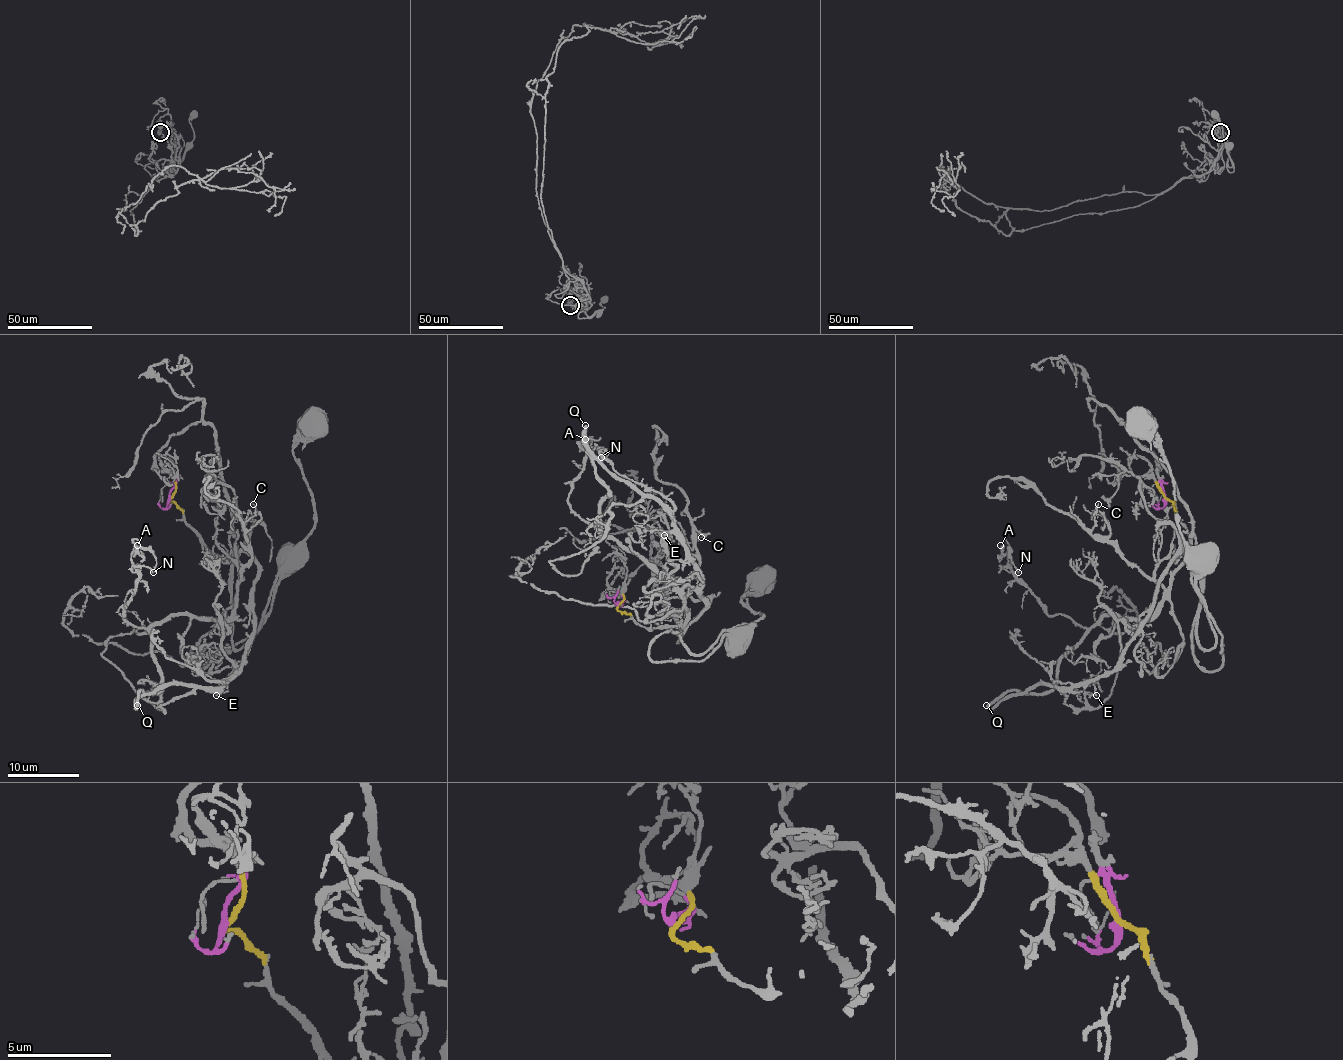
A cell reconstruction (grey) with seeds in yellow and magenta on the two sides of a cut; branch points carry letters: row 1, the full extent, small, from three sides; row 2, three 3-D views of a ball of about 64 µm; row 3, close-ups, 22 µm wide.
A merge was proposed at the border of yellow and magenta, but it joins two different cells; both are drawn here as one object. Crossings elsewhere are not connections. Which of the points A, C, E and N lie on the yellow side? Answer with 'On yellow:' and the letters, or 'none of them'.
On yellow: E

